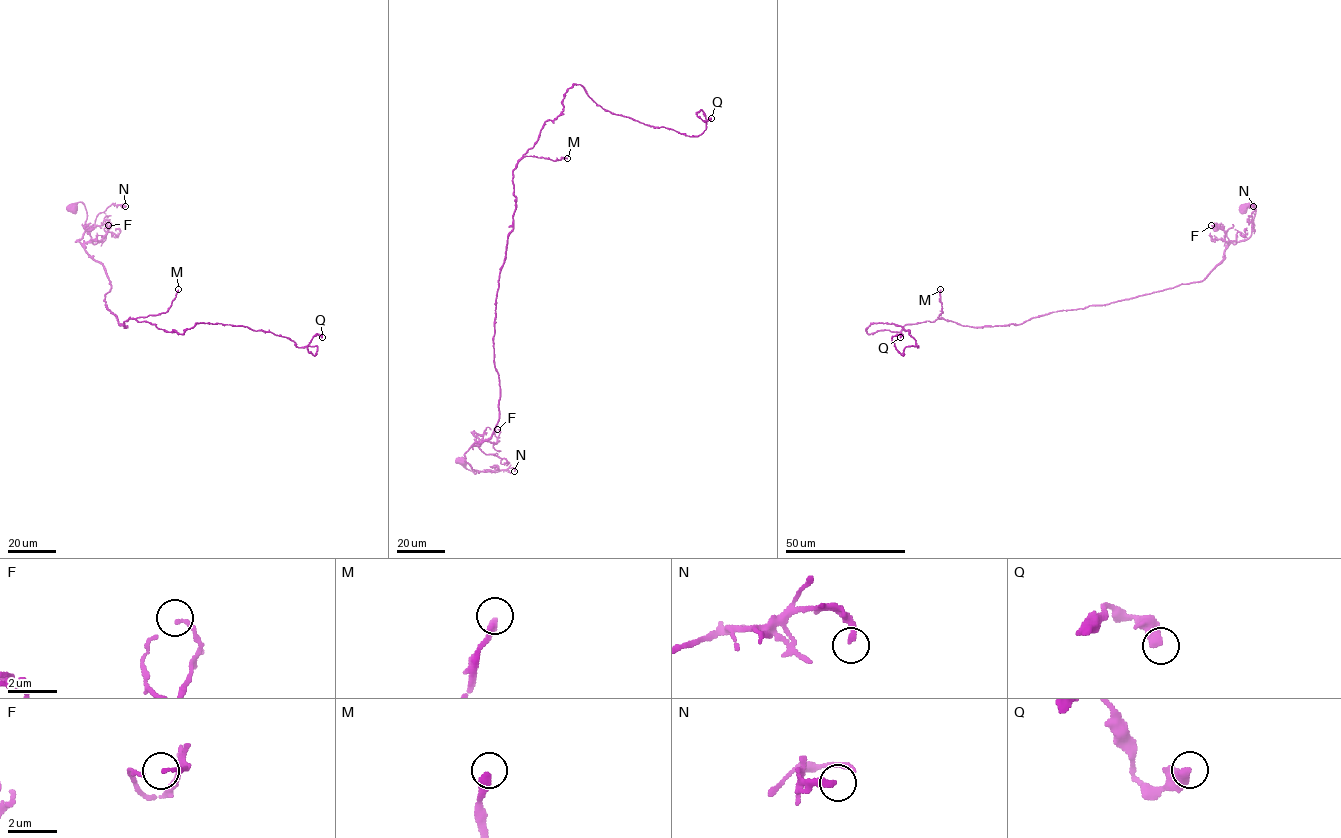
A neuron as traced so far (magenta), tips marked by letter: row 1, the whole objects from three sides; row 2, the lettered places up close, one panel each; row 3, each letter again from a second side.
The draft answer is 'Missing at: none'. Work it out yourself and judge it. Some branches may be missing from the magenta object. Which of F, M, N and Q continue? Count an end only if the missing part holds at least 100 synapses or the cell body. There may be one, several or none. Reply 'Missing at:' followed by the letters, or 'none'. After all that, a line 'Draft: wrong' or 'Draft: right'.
Missing at: M
Draft: wrong

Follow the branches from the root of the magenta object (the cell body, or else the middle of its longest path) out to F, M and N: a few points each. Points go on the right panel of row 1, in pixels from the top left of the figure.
F: (1243, 208), (1251, 202), (1255, 207), (1251, 234), (1246, 239), (1228, 244), (1223, 240), (1225, 232), (1211, 225)
M: (1243, 208), (1255, 207), (1251, 234), (1233, 241), (1200, 281), (980, 327), (939, 318), (940, 289)
N: (1243, 208), (1251, 202), (1254, 205), (1252, 230), (1254, 207), (1252, 204), (1250, 205), (1253, 206)

